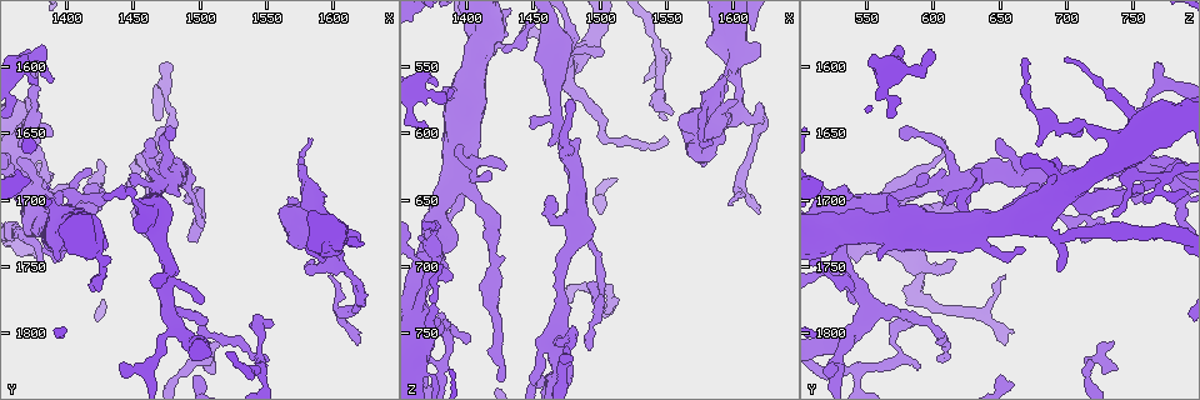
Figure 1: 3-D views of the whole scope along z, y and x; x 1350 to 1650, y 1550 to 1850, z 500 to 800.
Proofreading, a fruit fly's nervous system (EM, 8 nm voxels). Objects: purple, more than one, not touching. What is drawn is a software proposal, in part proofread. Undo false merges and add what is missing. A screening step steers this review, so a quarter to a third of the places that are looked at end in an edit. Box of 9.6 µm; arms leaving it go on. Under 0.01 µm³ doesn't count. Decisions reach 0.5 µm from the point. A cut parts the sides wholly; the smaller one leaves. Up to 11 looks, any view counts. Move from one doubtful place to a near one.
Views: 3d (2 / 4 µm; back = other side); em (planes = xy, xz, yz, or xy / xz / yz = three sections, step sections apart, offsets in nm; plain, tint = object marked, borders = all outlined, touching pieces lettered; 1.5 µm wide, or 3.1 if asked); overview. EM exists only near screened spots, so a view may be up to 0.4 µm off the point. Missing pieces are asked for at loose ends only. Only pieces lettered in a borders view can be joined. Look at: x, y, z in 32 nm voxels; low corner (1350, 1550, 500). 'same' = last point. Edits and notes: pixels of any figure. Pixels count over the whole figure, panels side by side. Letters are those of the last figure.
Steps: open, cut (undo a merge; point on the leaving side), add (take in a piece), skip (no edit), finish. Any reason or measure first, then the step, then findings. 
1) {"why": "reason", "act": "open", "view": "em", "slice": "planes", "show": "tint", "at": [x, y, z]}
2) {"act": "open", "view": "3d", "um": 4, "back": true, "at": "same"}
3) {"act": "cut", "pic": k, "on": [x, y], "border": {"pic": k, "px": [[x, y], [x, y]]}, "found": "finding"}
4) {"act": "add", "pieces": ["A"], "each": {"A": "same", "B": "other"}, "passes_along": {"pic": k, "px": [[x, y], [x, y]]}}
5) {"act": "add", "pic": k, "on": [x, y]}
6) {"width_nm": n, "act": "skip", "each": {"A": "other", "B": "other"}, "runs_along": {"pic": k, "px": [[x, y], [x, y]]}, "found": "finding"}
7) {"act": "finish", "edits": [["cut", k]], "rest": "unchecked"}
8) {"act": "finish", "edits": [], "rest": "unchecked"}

{"why": "branch stops here", "act": "open", "view": "3d", "um": 4, "at": [1370, 1590, 598]}

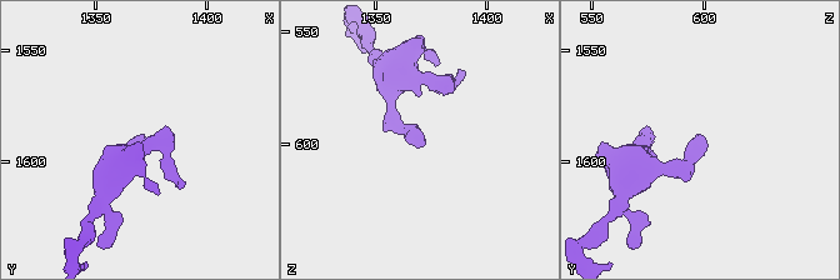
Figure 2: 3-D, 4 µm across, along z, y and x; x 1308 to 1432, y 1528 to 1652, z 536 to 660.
{"why": "shape alone is not enough", "act": "open", "view": "em", "slice": "planes", "show": "borders", "at": [1372, 1589, 597]}

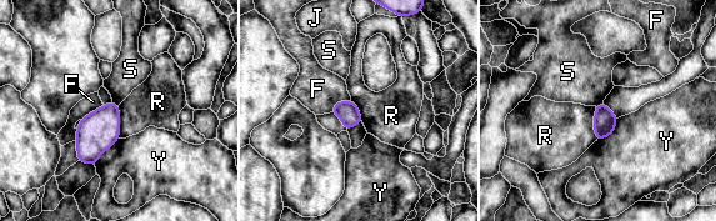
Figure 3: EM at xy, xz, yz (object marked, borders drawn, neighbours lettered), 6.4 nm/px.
{"act": "skip", "each": {"F": "other", "J": "other", "R": "other", "S": "other", "Y": "other"}, "border": {"pic": 3, "px": [[594, 106], [592, 130], [596, 140]]}, "found": "no lettered piece goes on from it"}

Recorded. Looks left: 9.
{"why": "free end", "act": "open", "view": "3d", "um": 2, "at": [1382, 1754, 696]}

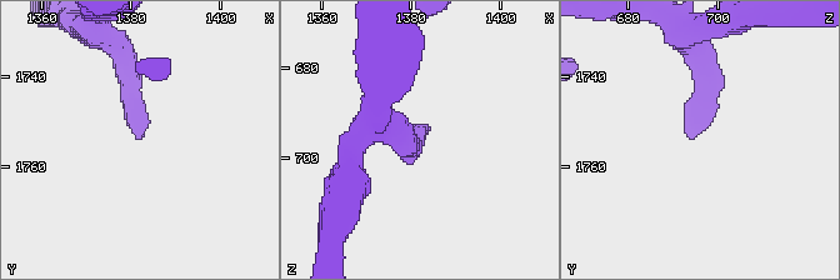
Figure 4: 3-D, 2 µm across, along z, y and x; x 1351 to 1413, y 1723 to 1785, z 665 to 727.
{"act": "open", "view": "em", "slice": "planes", "show": "borders", "at": [1382, 1753, 694]}

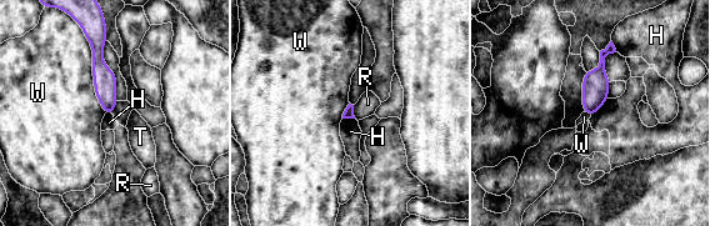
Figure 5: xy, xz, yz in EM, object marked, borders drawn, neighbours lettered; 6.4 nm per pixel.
{"act": "skip", "each": {"H": "other", "R": "other", "T": "other", "W": "other"}, "runs_along": {"pic": 5, "px": [[96, 36], [98, 64], [110, 110]]}, "found": "no lettered piece goes on from it"}

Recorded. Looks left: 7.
{"why": "long arm stops here", "act": "open", "view": "em", "slice": "planes", "show": "plain", "at": [1554, 1822, 606]}

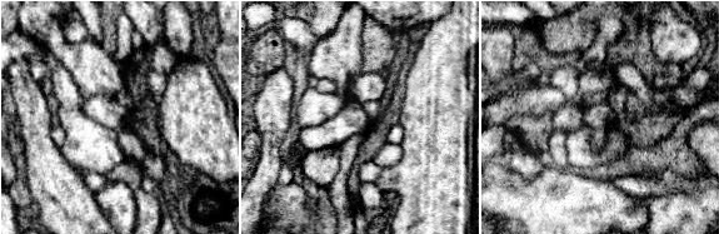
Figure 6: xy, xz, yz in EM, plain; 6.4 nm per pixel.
{"why": "what lies round it", "act": "open", "view": "em", "slice": "planes", "show": "borders", "at": "same"}

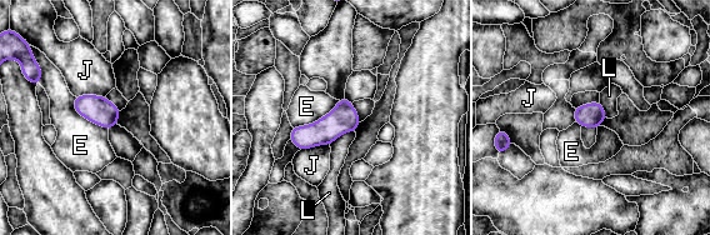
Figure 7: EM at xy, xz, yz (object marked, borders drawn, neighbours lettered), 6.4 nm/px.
{"act": "skip", "each": {"E": "other", "J": "other", "L": "other"}, "border": {"pic": 7, "px": [[339, 100], [316, 120], [293, 128]]}, "found": "no lettered piece goes on from it"}

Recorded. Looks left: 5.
{"why": "abrupt turn", "act": "open", "view": "em", "slice": "planes", "show": "borders", "at": [1624, 1772, 590]}

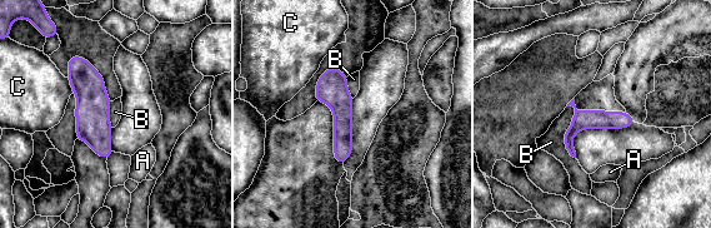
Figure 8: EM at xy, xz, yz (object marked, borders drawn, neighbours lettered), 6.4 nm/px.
{"width_nm": 130, "act": "skip", "each": {"A": "other", "B": "other", "C": "other"}, "runs_along": {"pic": 8, "px": [[73, 59], [106, 154]]}, "found": "one neuron here"}

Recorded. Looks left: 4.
{"why": "branch stops here", "act": "open", "view": "em", "slice": "xz", "step": 4, "show": "plain", "at": [1620, 1810, 654]}

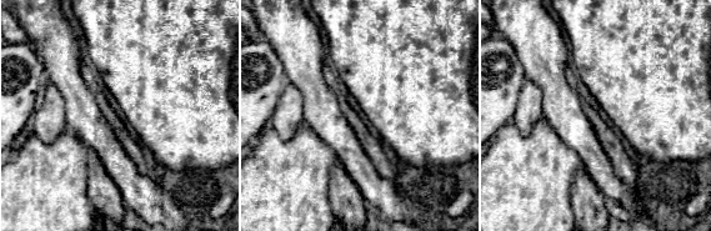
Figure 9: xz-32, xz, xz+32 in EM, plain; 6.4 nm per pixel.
{"why": "see the neighbours", "act": "open", "view": "em", "slice": "xz", "step": 4, "show": "borders", "at": "same"}

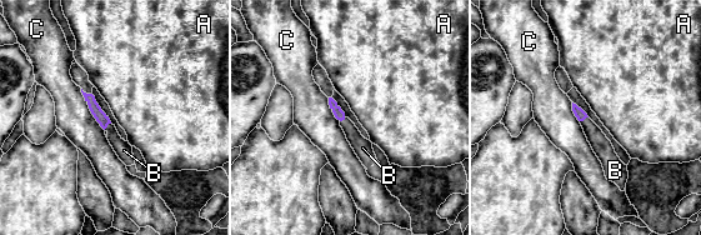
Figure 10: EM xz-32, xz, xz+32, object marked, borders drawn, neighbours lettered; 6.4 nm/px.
{"act": "add", "pieces": ["B"], "each": {"A": "other", "B": "same", "C": "other"}, "passes_along": {"pic": 10, "px": [[340, 115], [344, 121], [362, 148]]}, "found": "the neuron continues"}

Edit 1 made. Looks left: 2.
{"act": "finish", "edits": [["add", 10]], "rest": "unchecked"}

